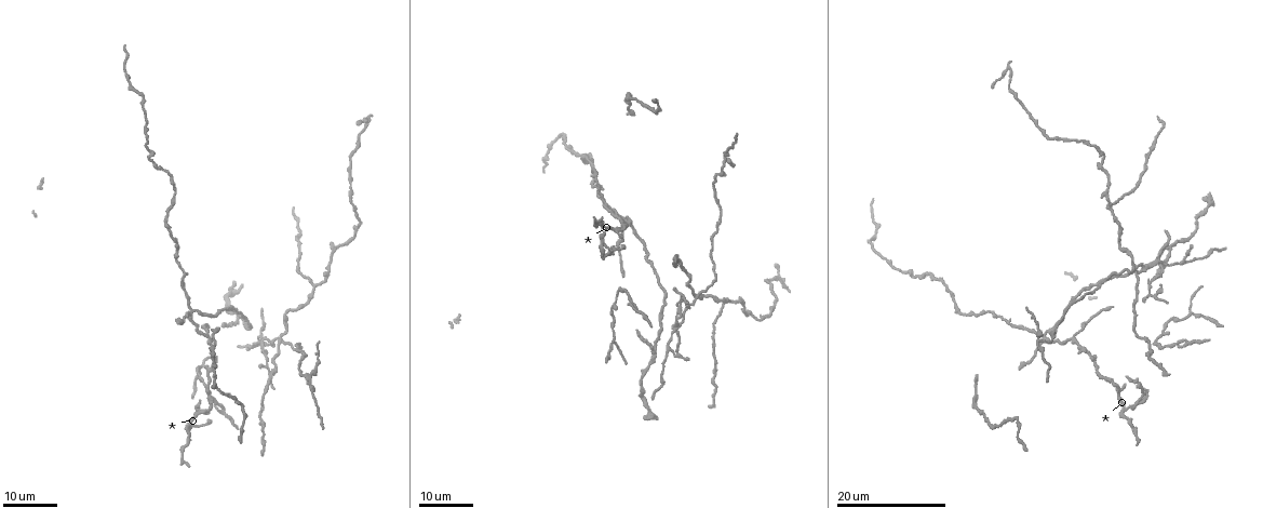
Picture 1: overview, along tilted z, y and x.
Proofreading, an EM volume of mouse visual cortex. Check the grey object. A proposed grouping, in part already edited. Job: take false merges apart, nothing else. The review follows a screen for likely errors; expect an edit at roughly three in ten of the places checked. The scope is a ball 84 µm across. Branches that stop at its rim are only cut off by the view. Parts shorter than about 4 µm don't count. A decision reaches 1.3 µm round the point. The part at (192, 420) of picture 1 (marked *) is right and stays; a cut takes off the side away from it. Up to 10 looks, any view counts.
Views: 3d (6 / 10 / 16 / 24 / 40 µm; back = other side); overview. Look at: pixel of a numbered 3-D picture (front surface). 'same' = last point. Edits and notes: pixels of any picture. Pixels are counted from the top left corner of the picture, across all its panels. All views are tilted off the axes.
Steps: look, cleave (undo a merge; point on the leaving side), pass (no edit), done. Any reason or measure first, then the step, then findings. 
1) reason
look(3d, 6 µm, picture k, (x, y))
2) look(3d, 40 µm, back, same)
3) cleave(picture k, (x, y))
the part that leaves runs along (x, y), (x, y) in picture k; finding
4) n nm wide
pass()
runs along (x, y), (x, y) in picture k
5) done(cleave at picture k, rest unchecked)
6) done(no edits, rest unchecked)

look(3d, 16 µm, picture 1, (604, 246))

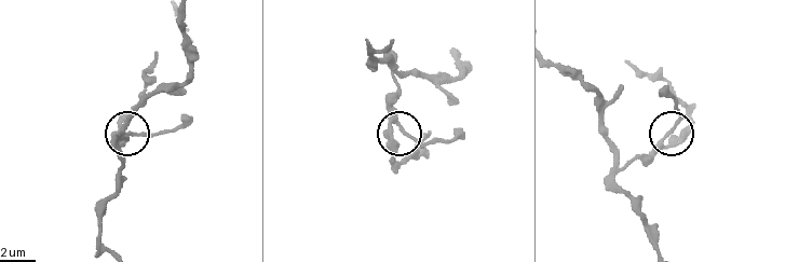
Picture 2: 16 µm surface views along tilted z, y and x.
zoom in
look(3d, 10 µm, picture 2, (666, 138))

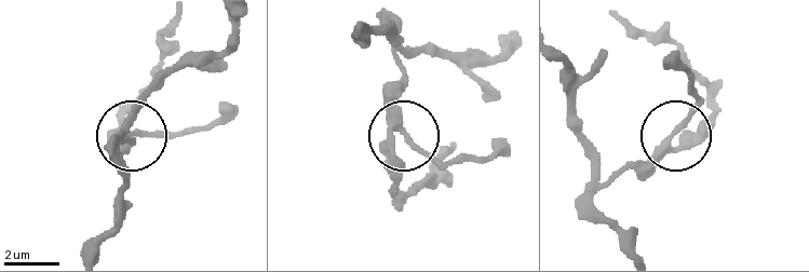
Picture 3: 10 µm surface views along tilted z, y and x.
pass()
runs along (414, 50), (398, 57), (398, 127), (437, 159), (456, 164) in picture 3; one neuron here

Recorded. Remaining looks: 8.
look(3d, 16 µm, picture 1, (1110, 207))

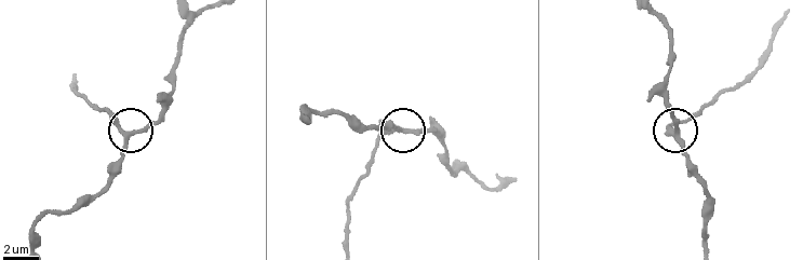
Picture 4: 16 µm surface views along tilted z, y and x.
closer look
look(3d, 6 µm, picture 4, (126, 133))

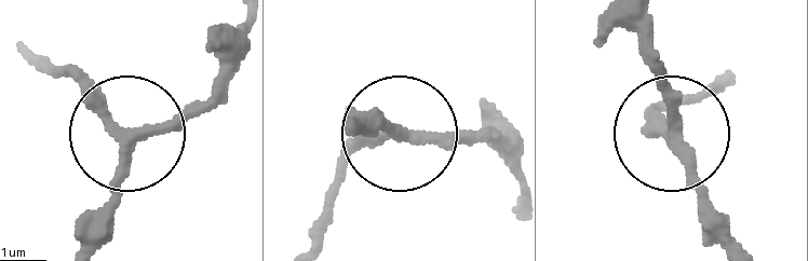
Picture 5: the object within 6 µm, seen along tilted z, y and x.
pass()
one neuron here

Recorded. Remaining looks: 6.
four arms meet
look(3d, 16 µm, picture 1, (280, 336))

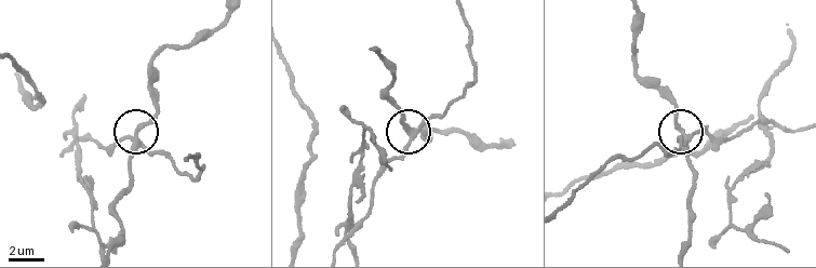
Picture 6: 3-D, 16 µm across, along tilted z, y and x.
look(3d, 10 µm, picture 6, (682, 133))

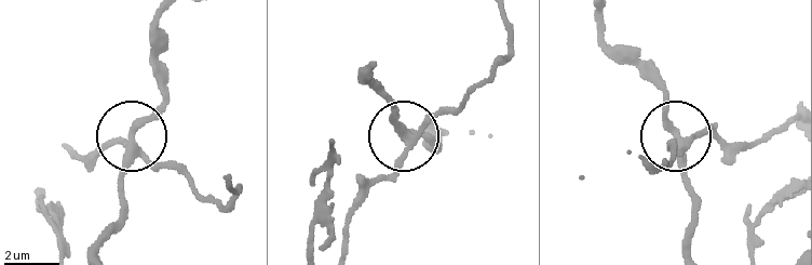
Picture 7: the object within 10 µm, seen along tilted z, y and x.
4 arms
cleave(picture 7, (116, 140))
a second neuron is stuck on

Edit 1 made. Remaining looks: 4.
look(overview)

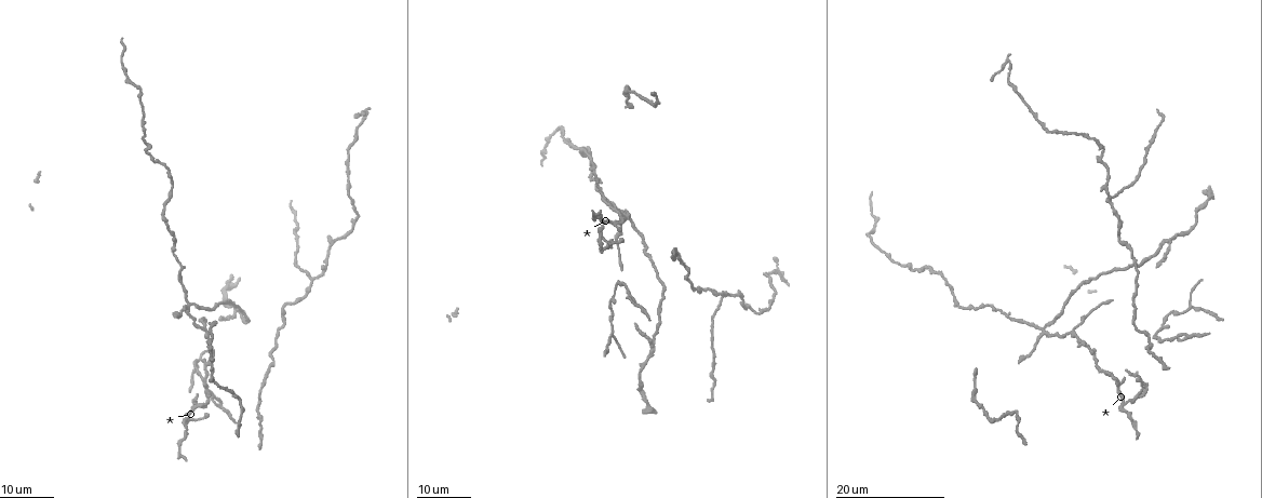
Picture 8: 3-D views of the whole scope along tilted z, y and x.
thin arm on a thick one
look(3d, 24 µm, picture 8, (205, 333))

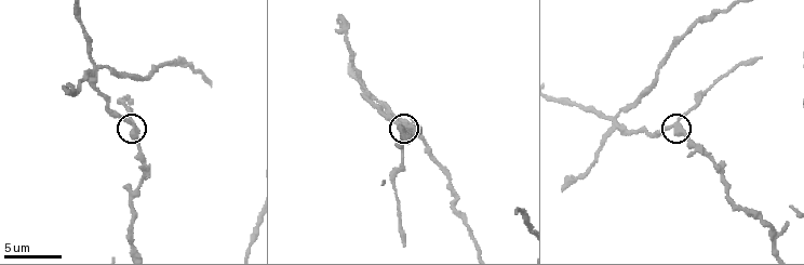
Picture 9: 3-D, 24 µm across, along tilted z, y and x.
look(3d, 6 µm, picture 9, (132, 125))

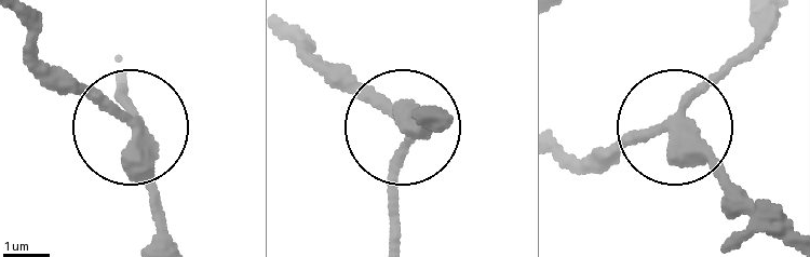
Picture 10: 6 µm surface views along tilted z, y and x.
side arm 12 µm; 3 arms
pass()
continuous, no second neuron

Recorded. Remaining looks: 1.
thin arm on a thick one
look(3d, 10 µm, picture 9, (98, 65))

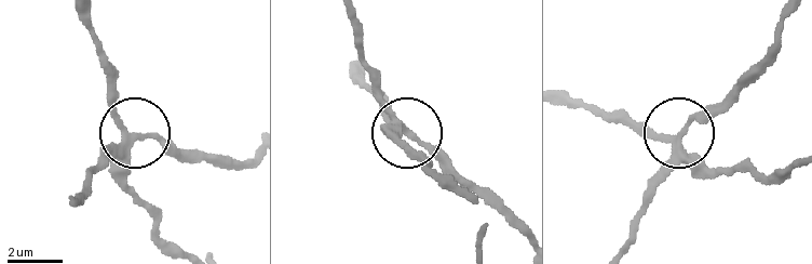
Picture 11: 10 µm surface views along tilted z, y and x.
side arm 76 µm; 3 arms
cleave(picture 11, (157, 136))
two neurons meet here

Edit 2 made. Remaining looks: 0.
done(cleave at picture 7, cleave at picture 11, rest unchecked)

